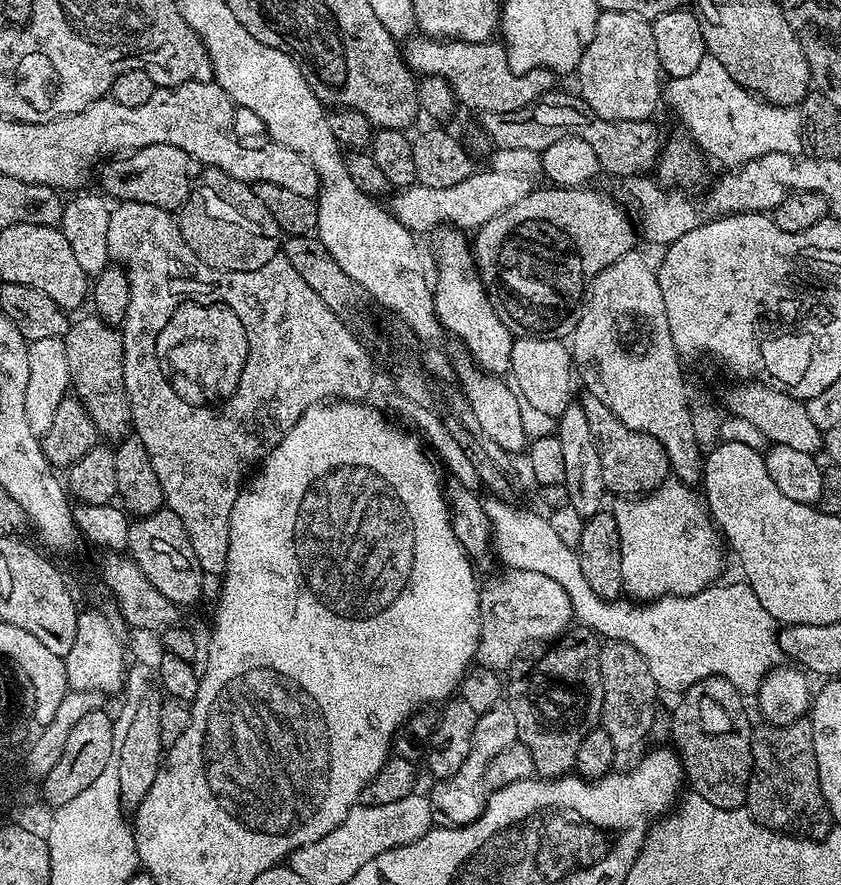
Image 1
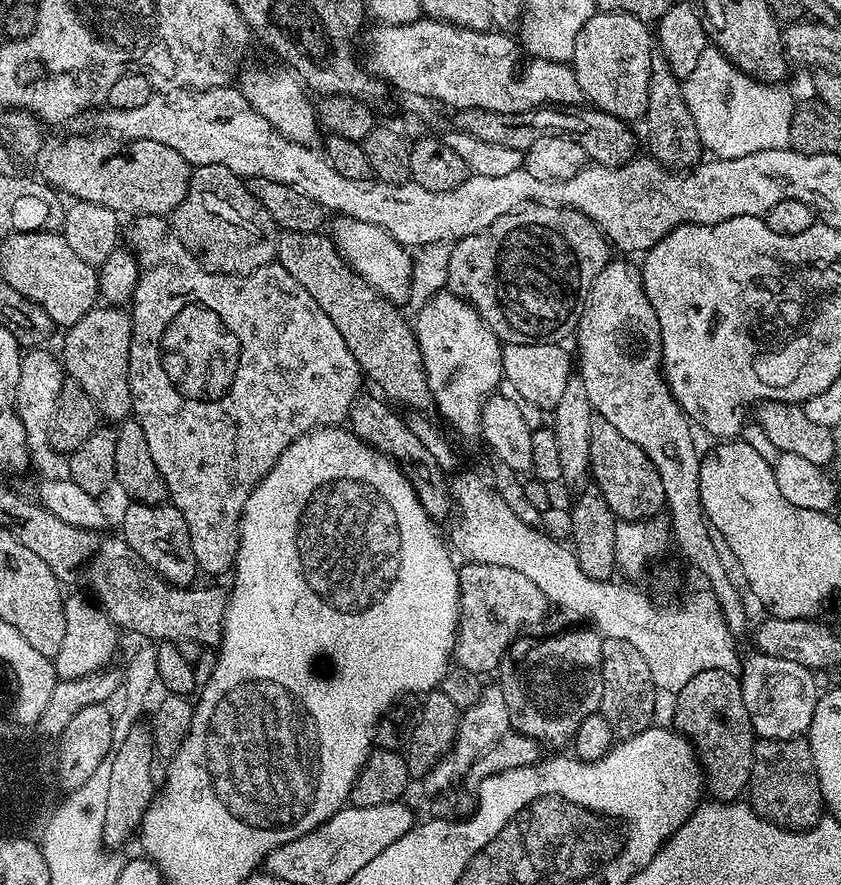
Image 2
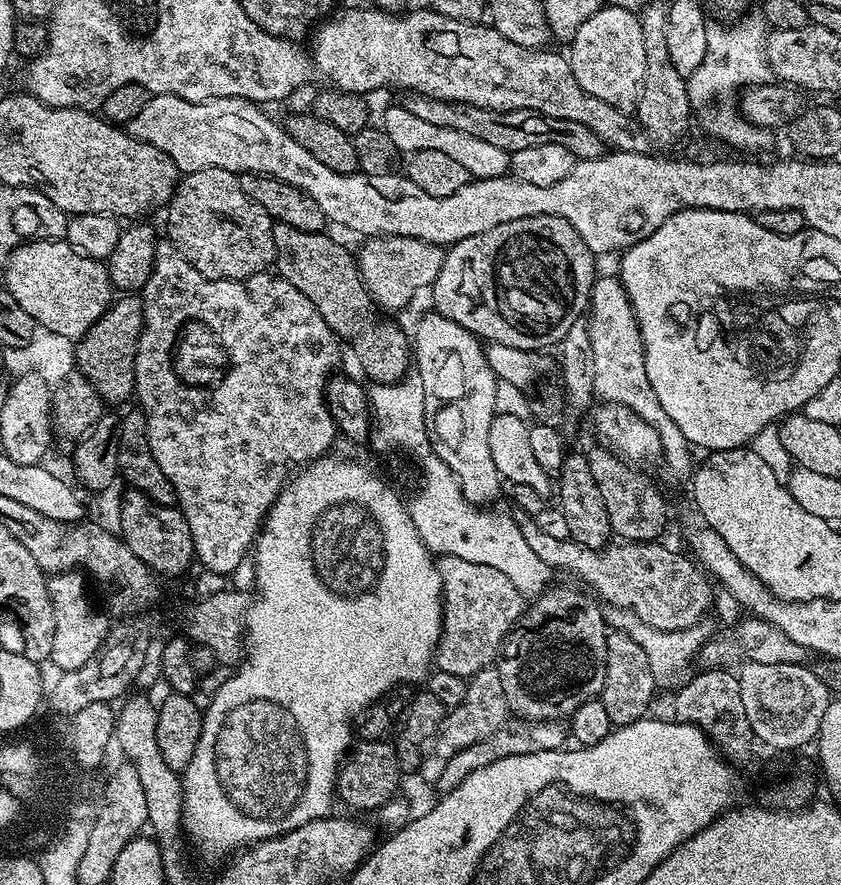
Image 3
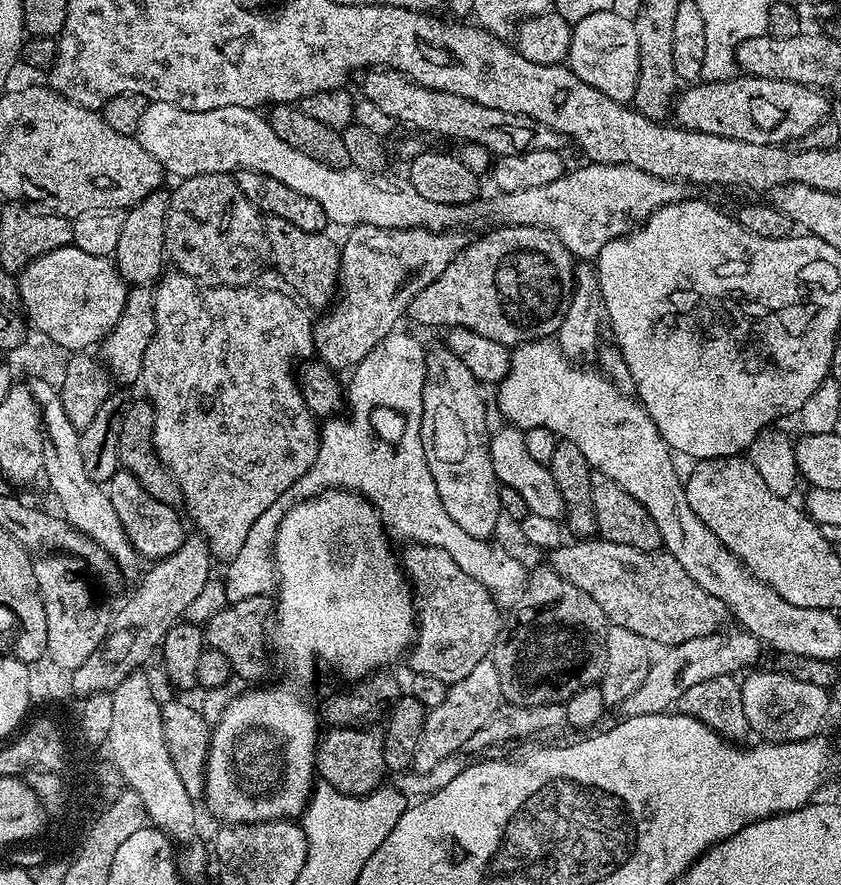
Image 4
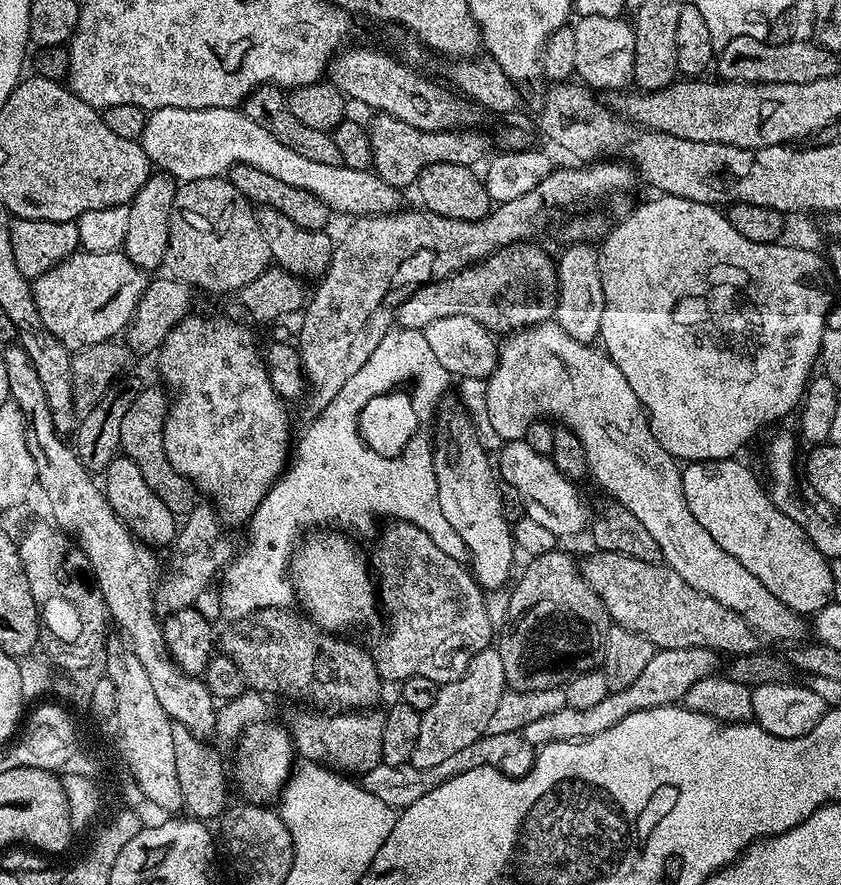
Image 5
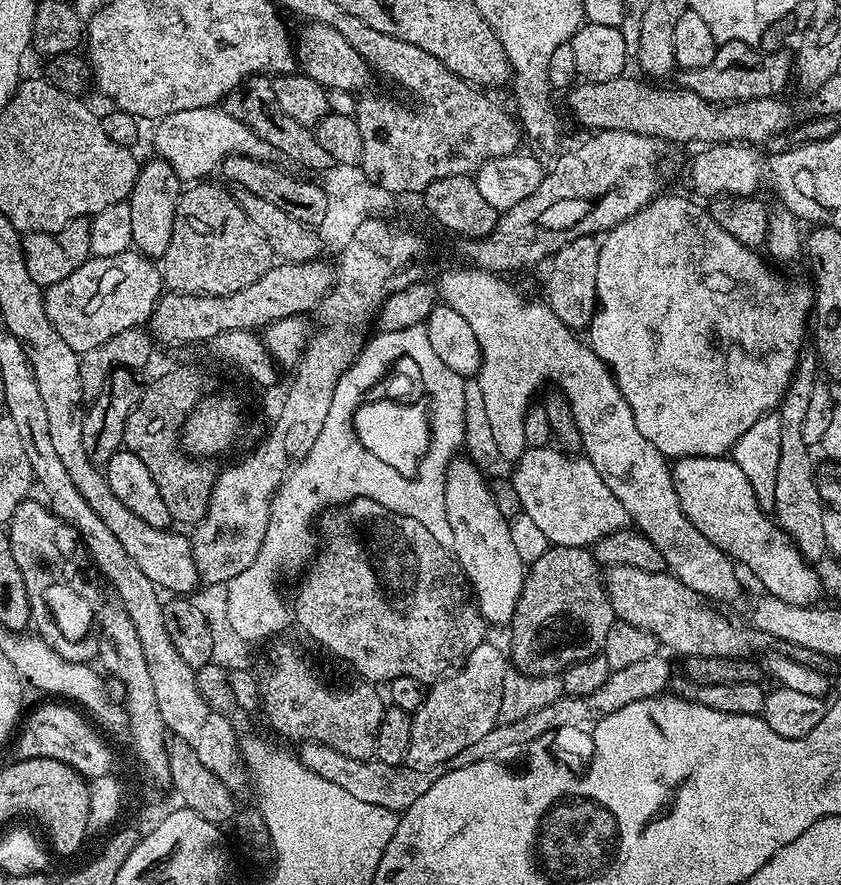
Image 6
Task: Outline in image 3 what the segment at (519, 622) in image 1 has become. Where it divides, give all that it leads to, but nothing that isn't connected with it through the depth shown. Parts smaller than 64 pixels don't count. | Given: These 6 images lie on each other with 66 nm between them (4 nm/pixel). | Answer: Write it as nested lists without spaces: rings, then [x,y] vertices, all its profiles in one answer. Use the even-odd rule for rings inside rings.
[[[443,555],[435,561],[435,565],[442,593],[442,623],[434,664],[439,671],[446,674],[471,678],[475,672],[489,667],[497,659],[500,645],[504,643],[508,633],[517,627],[526,611],[526,596],[500,570],[494,570],[491,566],[475,565],[461,558]]]

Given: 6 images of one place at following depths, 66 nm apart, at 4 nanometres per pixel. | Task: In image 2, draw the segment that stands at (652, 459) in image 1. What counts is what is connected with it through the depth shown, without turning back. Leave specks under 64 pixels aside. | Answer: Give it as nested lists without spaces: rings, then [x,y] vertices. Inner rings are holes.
[[[593,415],[590,422],[590,458],[591,479],[606,498],[617,521],[651,520],[665,511],[662,478],[650,458],[637,444],[618,434],[618,430],[609,420],[597,415]]]

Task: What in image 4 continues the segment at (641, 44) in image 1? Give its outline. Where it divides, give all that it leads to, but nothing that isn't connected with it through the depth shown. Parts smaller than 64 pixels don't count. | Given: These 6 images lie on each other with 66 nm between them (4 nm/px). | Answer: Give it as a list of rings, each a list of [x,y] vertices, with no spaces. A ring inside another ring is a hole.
[[[620,10],[590,14],[590,18],[582,18],[572,25],[572,41],[566,61],[586,86],[594,86],[594,90],[602,90],[606,98],[614,98],[614,102],[628,104],[634,98],[634,90],[638,86],[638,30],[635,19],[631,15],[623,16]]]

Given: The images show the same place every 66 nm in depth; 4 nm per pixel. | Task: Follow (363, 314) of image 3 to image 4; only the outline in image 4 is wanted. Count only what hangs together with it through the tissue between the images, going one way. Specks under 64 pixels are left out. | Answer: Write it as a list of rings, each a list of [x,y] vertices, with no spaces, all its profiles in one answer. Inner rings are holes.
[[[264,216],[264,229],[270,264],[276,267],[277,274],[289,284],[287,287],[309,309],[327,309],[337,299],[340,287],[341,245],[337,241],[335,244],[324,232],[298,230],[298,226],[293,226],[291,222],[286,222],[286,218],[277,216]]]

